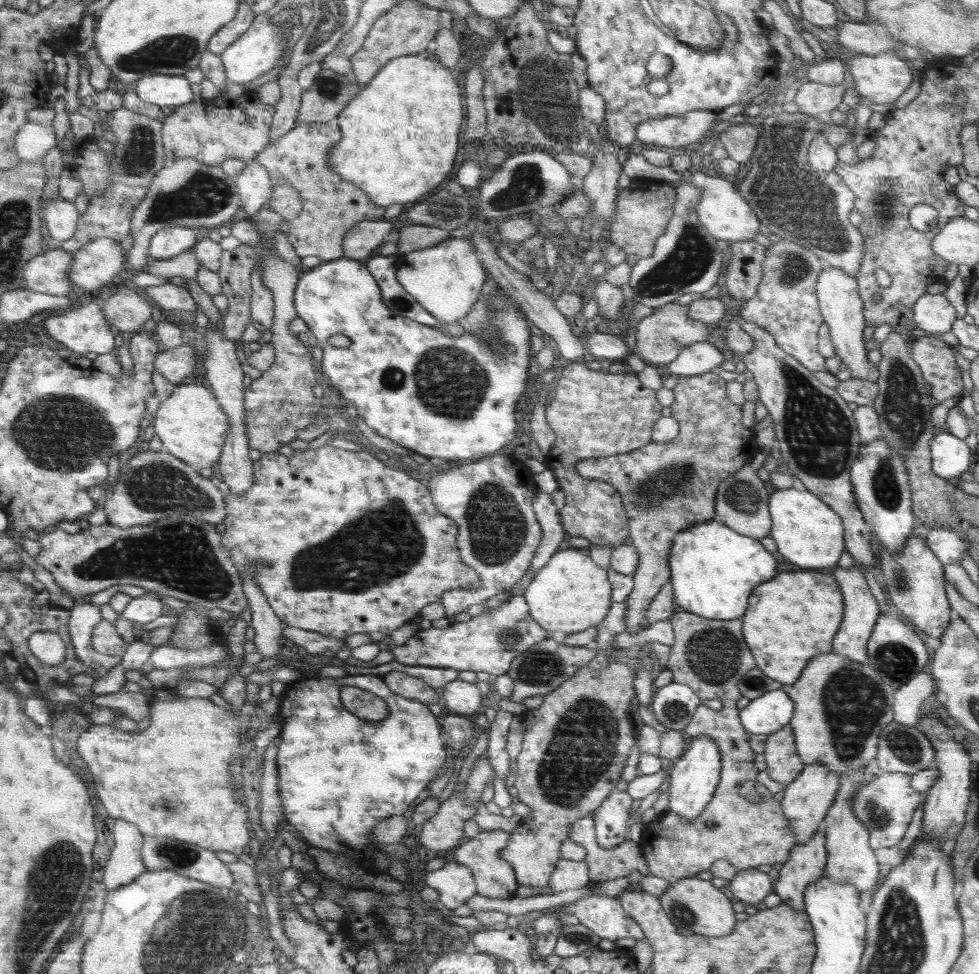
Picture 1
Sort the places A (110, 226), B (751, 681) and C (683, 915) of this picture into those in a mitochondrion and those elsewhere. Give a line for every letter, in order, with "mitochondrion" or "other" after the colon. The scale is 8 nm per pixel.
A: other
B: mitochondrion
C: mitochondrion

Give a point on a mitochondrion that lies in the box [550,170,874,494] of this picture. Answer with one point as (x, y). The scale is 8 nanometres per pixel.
(817, 431)

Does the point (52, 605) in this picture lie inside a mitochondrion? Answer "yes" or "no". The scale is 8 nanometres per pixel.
no

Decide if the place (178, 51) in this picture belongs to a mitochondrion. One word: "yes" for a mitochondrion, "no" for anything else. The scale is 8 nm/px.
yes

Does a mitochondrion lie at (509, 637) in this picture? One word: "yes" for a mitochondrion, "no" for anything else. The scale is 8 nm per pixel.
yes

